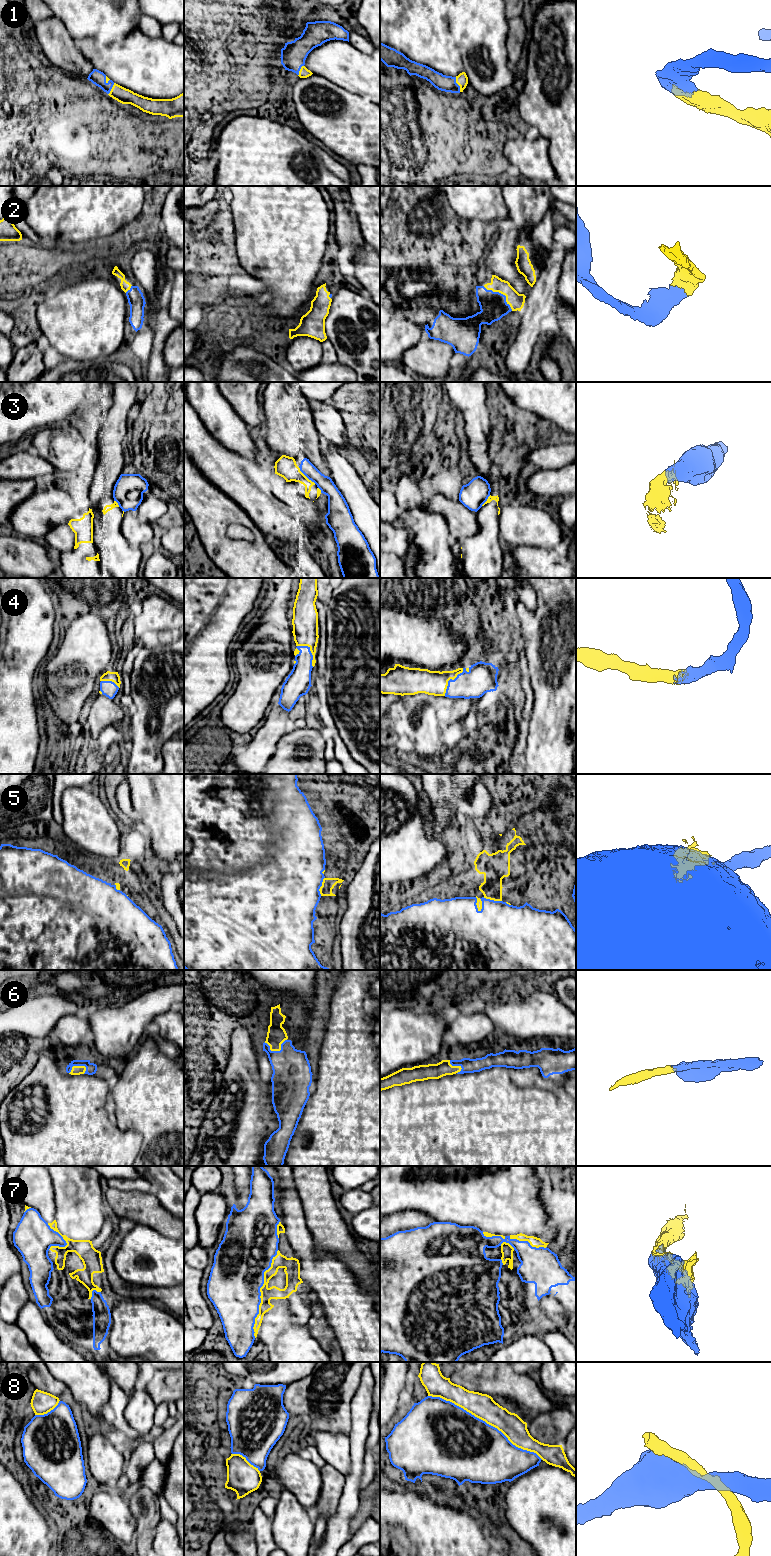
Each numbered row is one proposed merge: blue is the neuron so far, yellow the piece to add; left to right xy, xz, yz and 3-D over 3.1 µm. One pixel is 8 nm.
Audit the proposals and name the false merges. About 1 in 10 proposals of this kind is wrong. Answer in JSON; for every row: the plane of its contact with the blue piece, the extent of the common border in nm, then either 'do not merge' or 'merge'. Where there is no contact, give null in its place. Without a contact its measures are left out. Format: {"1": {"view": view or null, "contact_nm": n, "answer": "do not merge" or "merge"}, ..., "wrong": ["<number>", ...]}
{"1": {"view": "yz", "contact_nm": 130, "answer": "merge"}, "2": {"view": "yz", "contact_nm": 300, "answer": "merge"}, "3": {"view": "xz", "contact_nm": 190, "answer": "merge"}, "4": {"view": "xz", "contact_nm": 220, "answer": "merge"}, "5": {"view": "yz", "contact_nm": 130, "answer": "merge"}, "6": {"view": "xz", "contact_nm": 190, "answer": "merge"}, "7": {"view": "xz", "contact_nm": 750, "answer": "merge"}, "8": {"view": "yz", "contact_nm": 1050, "answer": "merge"}, "wrong": []}

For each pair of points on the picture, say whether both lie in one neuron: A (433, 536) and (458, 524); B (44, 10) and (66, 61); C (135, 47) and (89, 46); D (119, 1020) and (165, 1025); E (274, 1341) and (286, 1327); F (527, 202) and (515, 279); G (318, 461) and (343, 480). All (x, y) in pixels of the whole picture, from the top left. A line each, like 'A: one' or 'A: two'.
A: two
B: one
C: one
D: two
E: one
F: one
G: two

